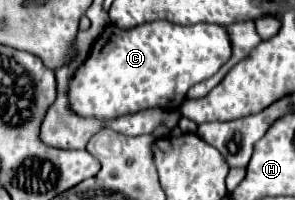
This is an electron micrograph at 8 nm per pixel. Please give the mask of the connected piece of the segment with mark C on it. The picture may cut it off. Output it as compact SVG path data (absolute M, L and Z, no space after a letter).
M169 21L143 23L133 29L109 25L69 83L69 109L81 117L97 119L115 119L151 107L177 110L189 87L215 75L229 57L231 41L221 25L185 27Z

